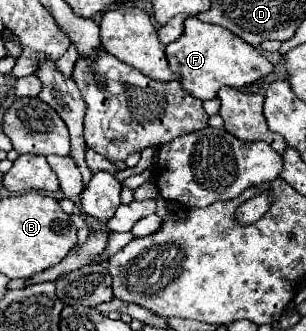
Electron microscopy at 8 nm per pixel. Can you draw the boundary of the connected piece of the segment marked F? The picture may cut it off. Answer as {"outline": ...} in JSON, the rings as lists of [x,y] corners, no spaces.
{"outline":[[[197,17],[185,19],[183,35],[165,47],[165,55],[171,71],[181,77],[179,81],[183,89],[201,101],[217,97],[217,91],[223,85],[245,87],[273,71],[273,65],[255,47],[237,35],[231,35],[227,29],[213,23],[203,23]]]}

